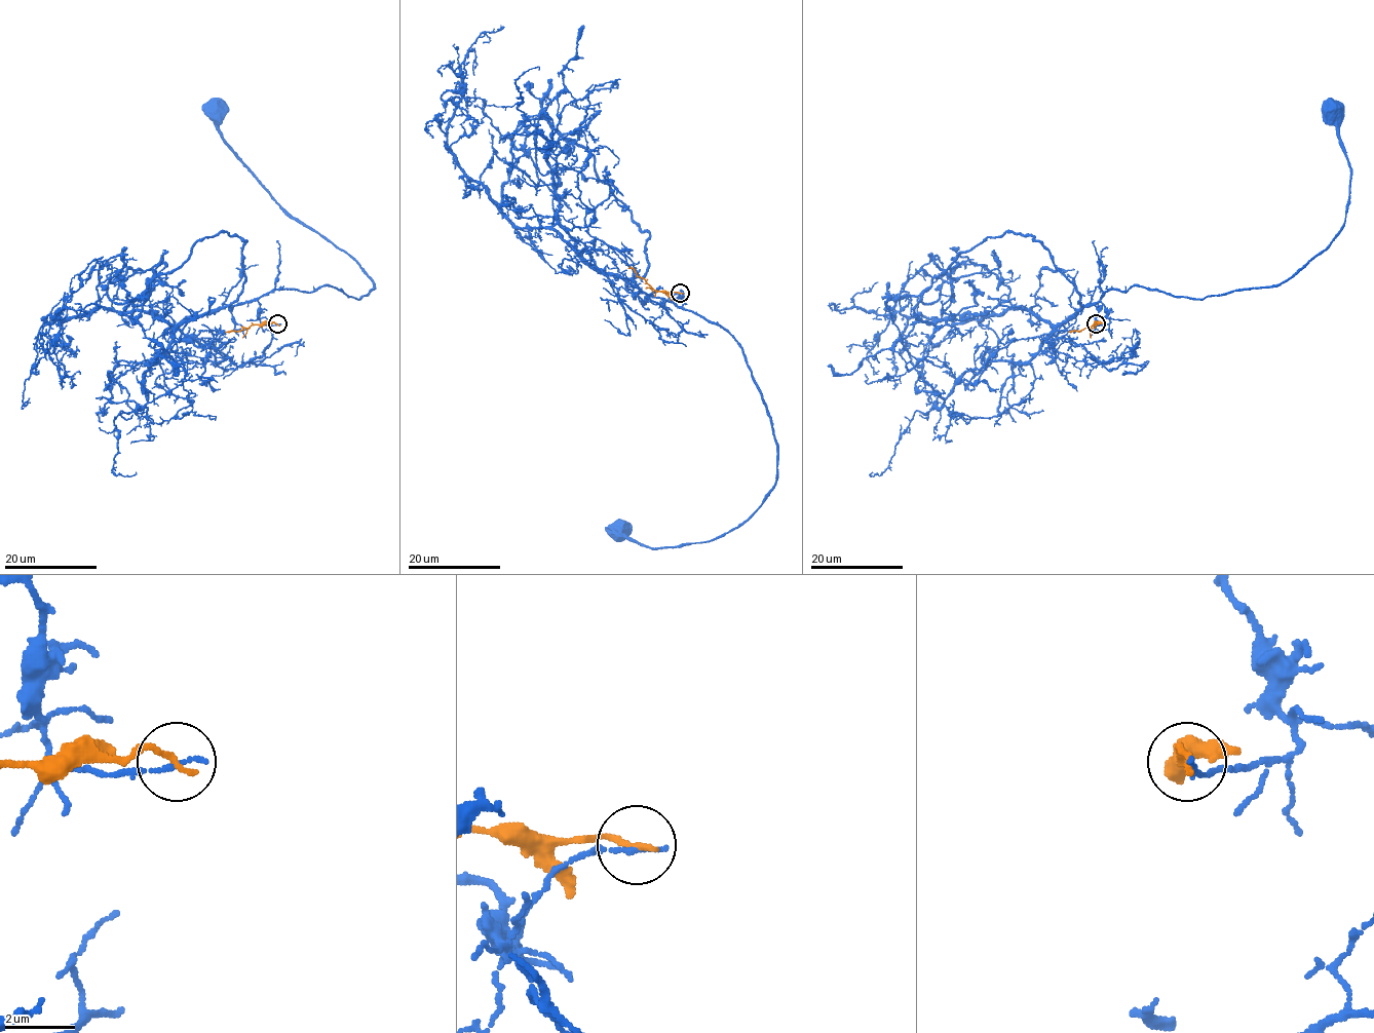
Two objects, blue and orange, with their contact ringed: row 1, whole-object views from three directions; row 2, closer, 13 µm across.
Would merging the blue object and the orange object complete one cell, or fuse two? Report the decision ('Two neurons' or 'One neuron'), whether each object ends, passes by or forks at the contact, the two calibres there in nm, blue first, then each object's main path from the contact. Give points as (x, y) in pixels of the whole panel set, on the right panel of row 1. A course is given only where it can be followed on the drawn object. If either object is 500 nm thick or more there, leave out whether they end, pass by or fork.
Two neurons. At the ring blue ends. At the ring orange ends. Thickness 170 nm (blue) against 190 nm. Course of blue: (1096, 323), (1109, 322), (1109, 289), (1203, 298), (1276, 287), (1305, 266), (1344, 223), (1350, 164), (1334, 112). Course of orange: (1095, 323), (1071, 332)

